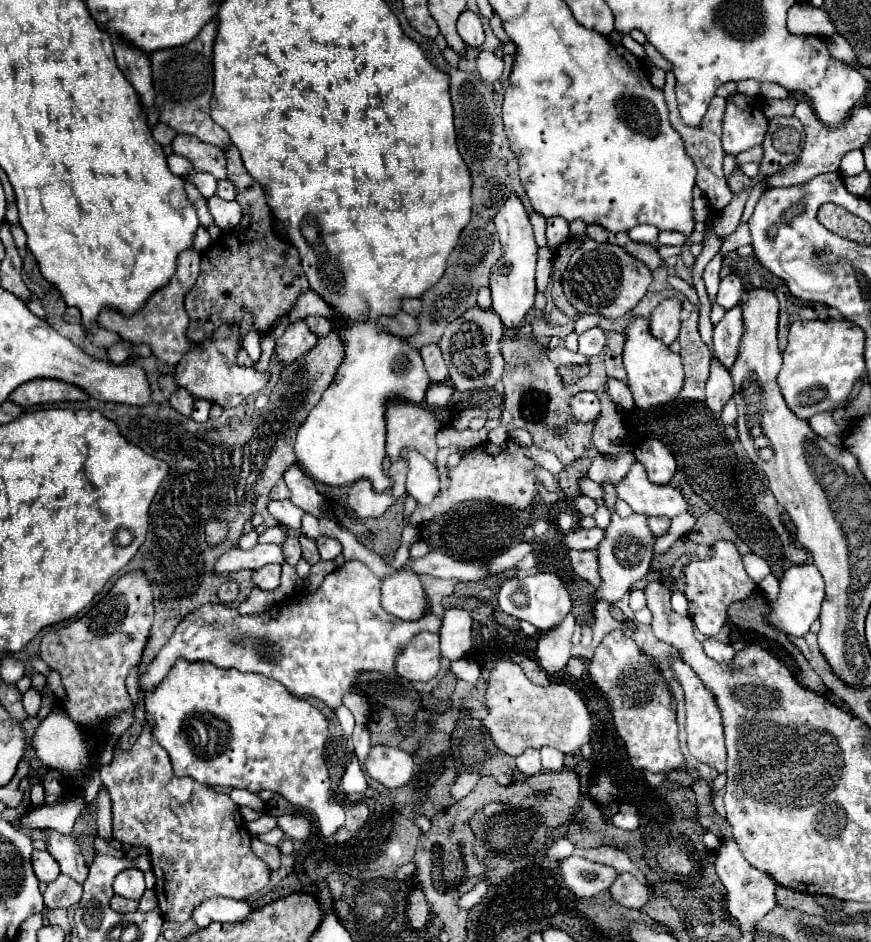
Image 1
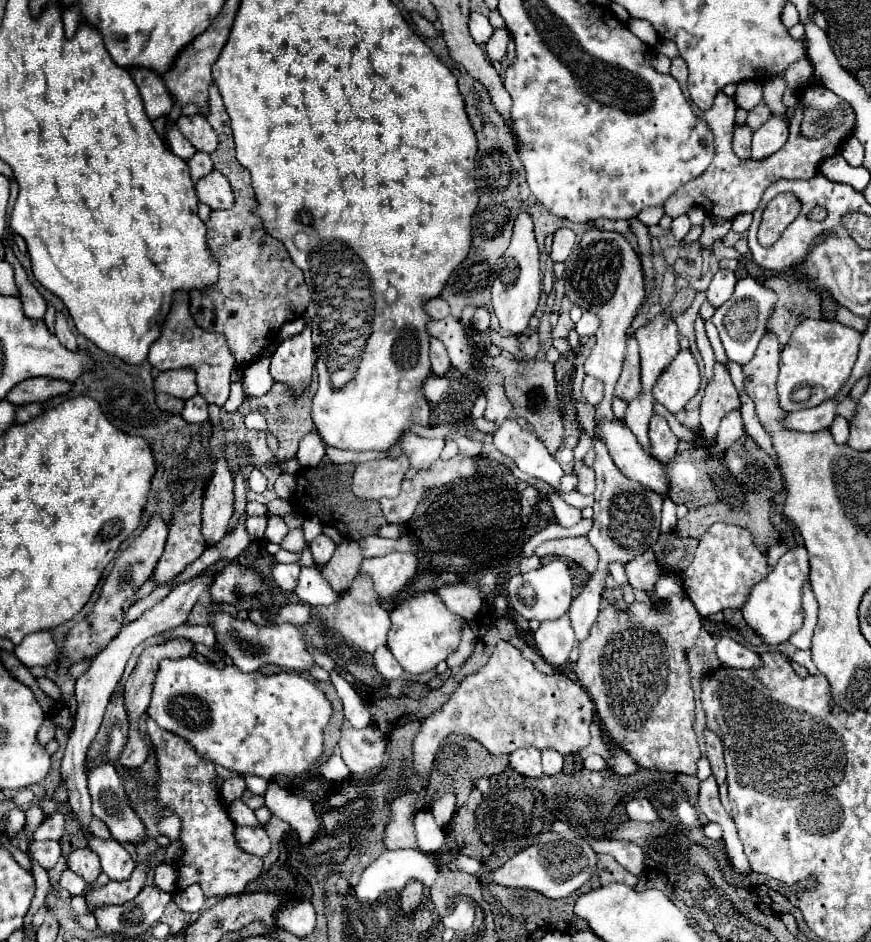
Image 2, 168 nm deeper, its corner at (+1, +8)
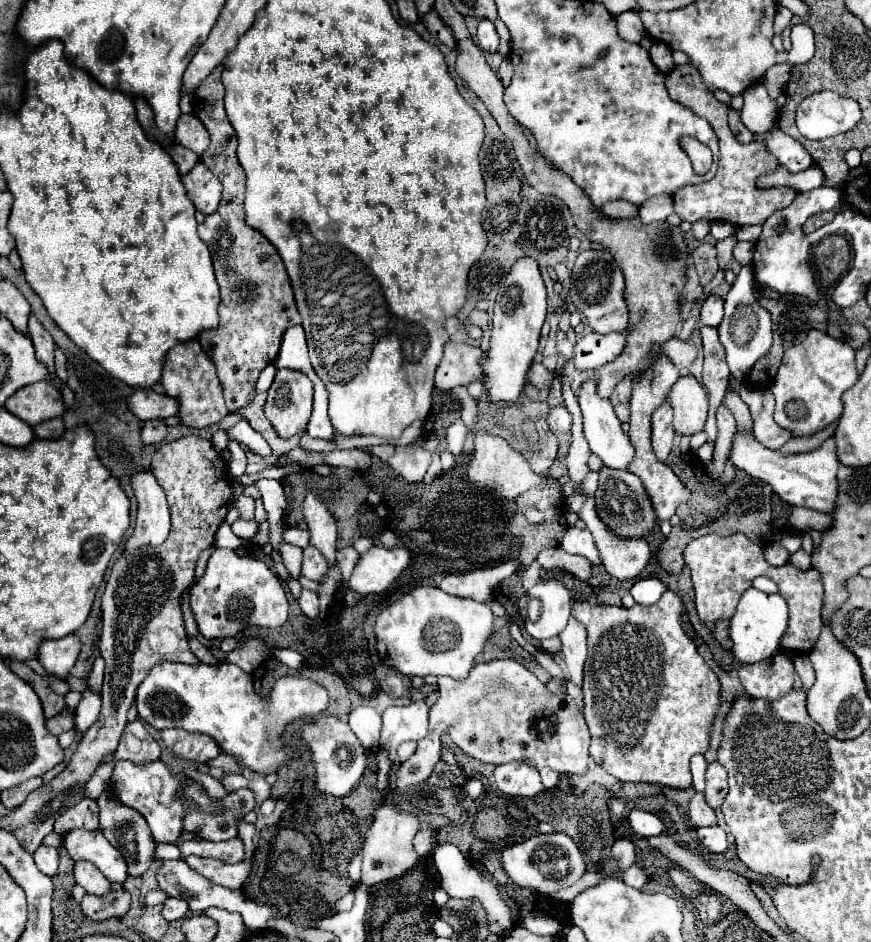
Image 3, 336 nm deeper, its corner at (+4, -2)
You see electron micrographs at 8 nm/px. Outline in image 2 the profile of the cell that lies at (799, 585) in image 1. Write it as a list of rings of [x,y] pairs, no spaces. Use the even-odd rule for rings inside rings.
[[[797,546],[797,548],[791,548],[779,560],[777,568],[769,572],[769,576],[751,590],[751,596],[743,606],[743,618],[759,636],[763,636],[765,644],[777,646],[789,640],[803,626],[801,600],[803,600],[803,586],[807,578],[809,578],[807,550],[803,546]]]

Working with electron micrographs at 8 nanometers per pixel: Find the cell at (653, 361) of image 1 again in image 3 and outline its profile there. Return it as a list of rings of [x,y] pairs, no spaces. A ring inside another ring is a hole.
[[[694,376],[678,378],[668,394],[674,408],[674,428],[680,436],[692,436],[704,430],[708,418],[708,392]]]

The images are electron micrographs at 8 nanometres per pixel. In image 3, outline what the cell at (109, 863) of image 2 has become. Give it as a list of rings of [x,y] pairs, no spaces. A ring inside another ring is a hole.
[[[70,830],[62,836],[62,846],[74,862],[88,860],[96,864],[110,882],[124,882],[128,876],[122,854],[100,834],[100,830]]]

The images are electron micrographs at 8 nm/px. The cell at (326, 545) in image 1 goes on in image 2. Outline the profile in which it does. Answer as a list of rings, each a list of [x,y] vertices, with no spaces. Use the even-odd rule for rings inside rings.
[[[319,534],[315,540],[309,542],[309,546],[311,546],[313,560],[315,560],[317,566],[327,564],[327,560],[329,560],[329,558],[333,556],[333,552],[335,552],[335,542],[333,542],[329,536],[325,536],[325,534]]]

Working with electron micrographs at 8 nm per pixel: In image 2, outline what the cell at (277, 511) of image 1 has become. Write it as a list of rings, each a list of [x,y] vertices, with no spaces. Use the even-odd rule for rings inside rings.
[[[293,528],[289,530],[289,534],[285,536],[285,540],[281,542],[281,546],[289,552],[303,552],[305,548],[305,538],[303,538],[303,530],[301,528]]]

